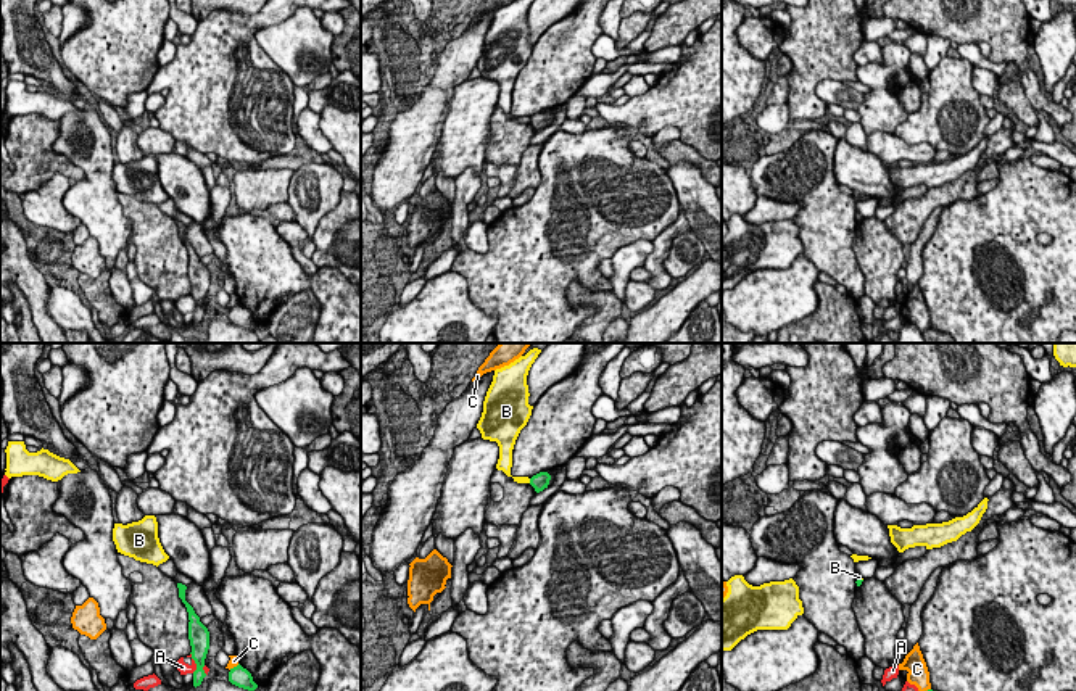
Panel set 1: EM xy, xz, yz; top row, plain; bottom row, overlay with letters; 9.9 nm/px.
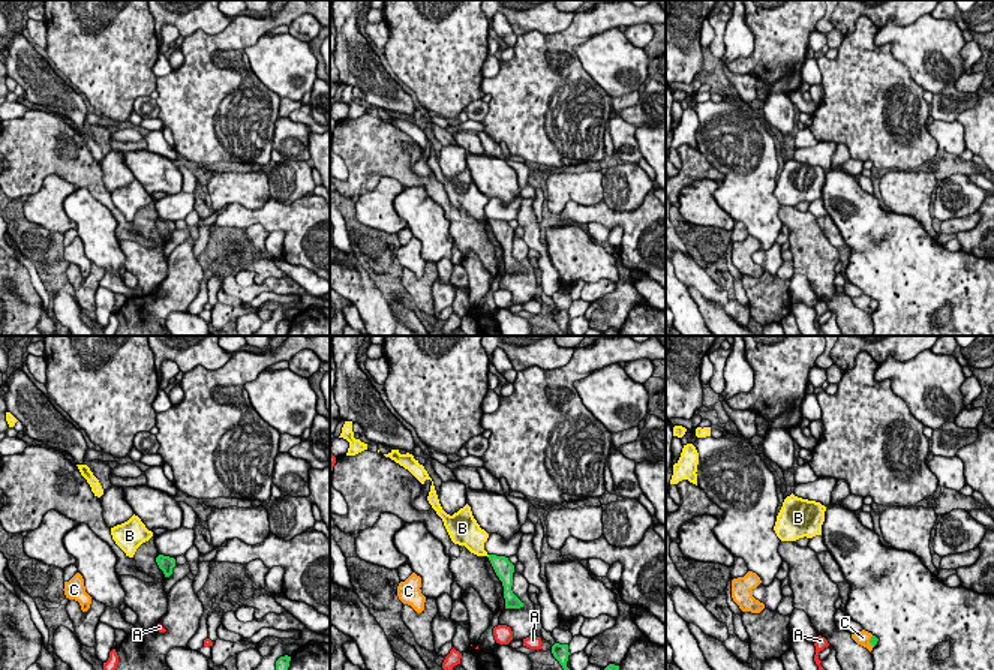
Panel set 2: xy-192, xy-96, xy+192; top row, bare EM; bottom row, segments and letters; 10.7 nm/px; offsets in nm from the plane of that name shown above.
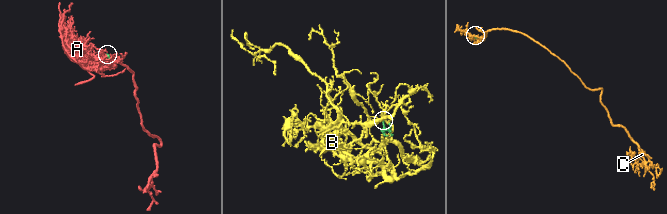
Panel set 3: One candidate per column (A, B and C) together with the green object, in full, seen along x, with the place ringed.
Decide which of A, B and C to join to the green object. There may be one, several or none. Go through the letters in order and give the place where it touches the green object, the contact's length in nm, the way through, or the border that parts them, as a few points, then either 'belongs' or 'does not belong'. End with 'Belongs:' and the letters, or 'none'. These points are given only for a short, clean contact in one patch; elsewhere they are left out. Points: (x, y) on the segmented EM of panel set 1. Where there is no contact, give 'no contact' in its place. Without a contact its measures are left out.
A: meets green in xy at (195, 662); contact 220 nm long; does not belong
B: meets green in xz at (530, 480); contact 50 nm long; border along xz (529, 479), (530, 482); does not belong
C: meets green in xy at (234, 667); contact 120 nm long; does not belong
Belongs: none

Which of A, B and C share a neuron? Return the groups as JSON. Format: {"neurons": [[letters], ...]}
{"neurons": [["A"], ["B"], ["C"]]}

